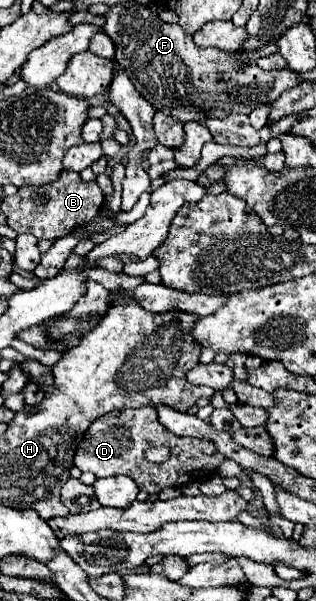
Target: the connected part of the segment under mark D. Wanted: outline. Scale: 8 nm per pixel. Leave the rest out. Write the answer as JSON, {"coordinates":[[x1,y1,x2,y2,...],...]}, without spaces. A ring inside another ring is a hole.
{"coordinates":[[142,406,136,410,118,410,104,414,98,418,86,432,86,438,78,444,74,464,82,472,94,472,98,478,124,474,136,480,138,488,146,494,158,494,168,486,182,488,184,484,198,482,198,478,210,476,222,462,226,460,224,454,218,454,210,440,202,438,184,438,170,434,156,418,152,406],[166,446,170,456,166,462,156,464,146,460,144,452,150,448]]}

